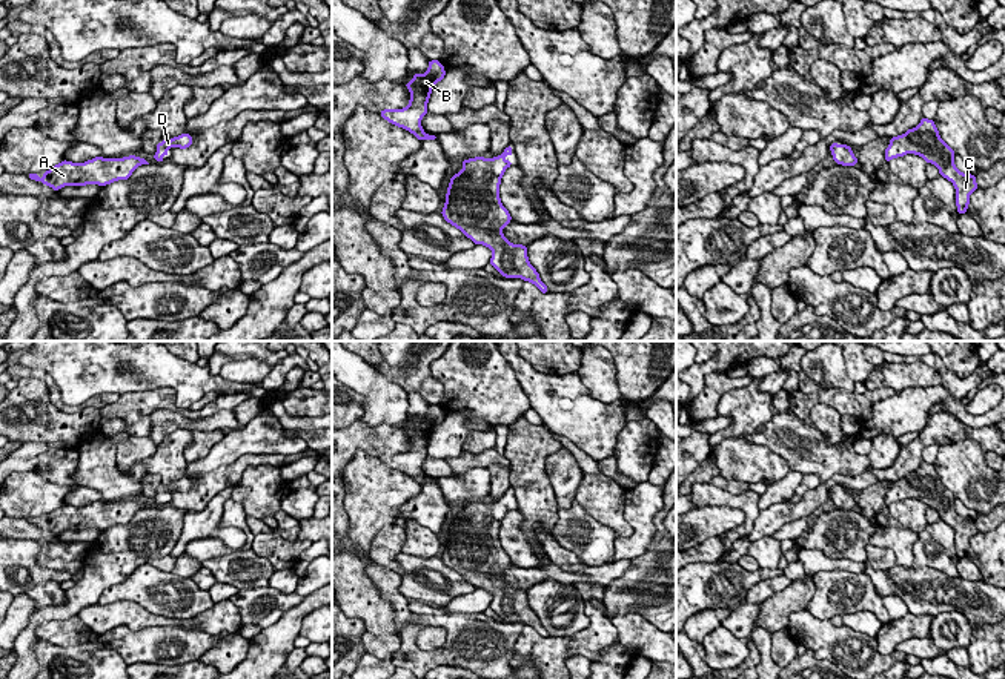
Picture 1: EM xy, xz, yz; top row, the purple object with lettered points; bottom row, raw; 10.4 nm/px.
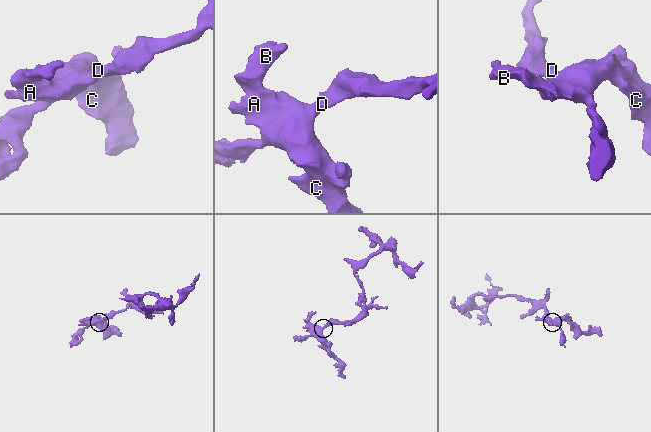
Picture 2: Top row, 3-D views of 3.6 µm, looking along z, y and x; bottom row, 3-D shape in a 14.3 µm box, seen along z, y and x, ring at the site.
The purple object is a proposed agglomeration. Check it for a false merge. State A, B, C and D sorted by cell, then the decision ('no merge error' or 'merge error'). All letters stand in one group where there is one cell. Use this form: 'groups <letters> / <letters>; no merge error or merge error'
groups A B C D; no merge error

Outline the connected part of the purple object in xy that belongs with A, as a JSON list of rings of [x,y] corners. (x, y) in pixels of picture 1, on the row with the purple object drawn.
[[[135,155],[108,160],[103,157],[95,157],[85,163],[63,160],[61,163],[46,171],[41,180],[38,178],[38,174],[28,174],[28,177],[31,180],[48,184],[55,192],[65,186],[98,184],[103,187],[118,180],[128,180],[141,164],[149,163],[144,158],[138,158]]]

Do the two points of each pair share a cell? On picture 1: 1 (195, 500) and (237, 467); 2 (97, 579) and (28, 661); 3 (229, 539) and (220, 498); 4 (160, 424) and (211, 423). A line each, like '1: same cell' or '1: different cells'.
1: same cell
2: same cell
3: same cell
4: same cell

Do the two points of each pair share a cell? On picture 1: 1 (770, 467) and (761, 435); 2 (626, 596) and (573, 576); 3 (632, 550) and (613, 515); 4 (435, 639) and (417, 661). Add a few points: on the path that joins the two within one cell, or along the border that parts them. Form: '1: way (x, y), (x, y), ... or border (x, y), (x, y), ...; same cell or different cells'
1: border (744, 438), (769, 447), (790, 469); different cells
2: border (630, 561), (630, 566), (606, 587); different cells
3: border (626, 500), (624, 520), (632, 533), (620, 538); different cells
4: border (447, 632), (435, 649), (415, 644); different cells

